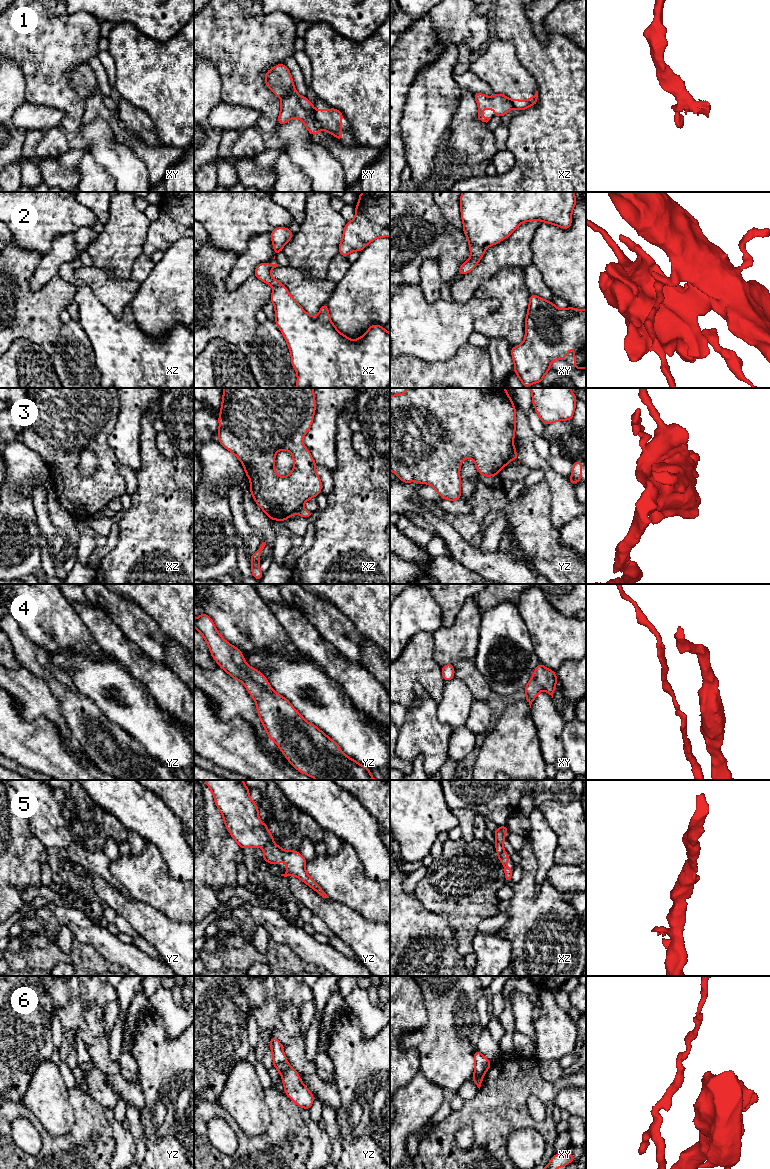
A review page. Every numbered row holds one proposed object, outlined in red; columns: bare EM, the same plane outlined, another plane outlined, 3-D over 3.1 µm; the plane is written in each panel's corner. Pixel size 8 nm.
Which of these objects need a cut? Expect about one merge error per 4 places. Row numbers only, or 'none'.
1

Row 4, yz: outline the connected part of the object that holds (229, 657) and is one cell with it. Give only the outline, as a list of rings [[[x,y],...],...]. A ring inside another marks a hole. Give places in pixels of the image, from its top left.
[[[203,612],[198,618],[194,618],[194,627],[204,637],[213,659],[220,668],[246,687],[255,701],[258,716],[267,735],[294,768],[315,780],[376,780],[368,767],[343,753],[336,742],[314,724],[307,722],[286,698],[275,692],[267,678],[246,663],[241,651],[219,634],[209,616]]]

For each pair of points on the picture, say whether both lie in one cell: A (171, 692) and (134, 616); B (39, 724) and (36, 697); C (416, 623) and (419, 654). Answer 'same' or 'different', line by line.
A: different
B: different
C: different

